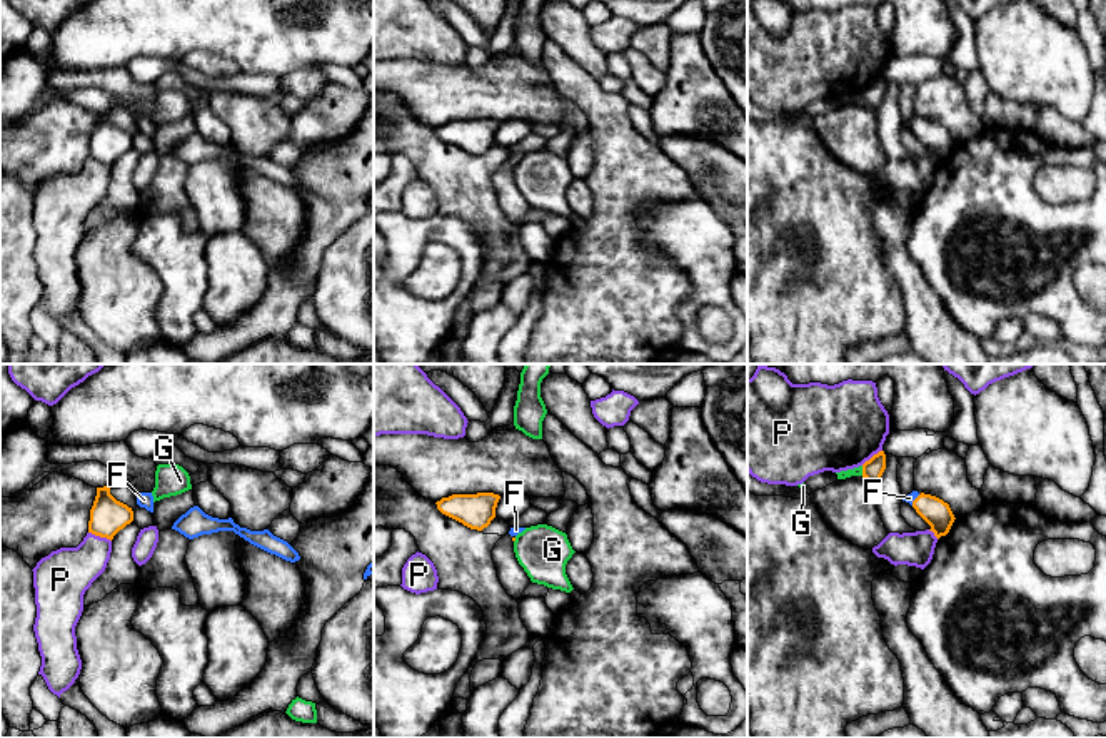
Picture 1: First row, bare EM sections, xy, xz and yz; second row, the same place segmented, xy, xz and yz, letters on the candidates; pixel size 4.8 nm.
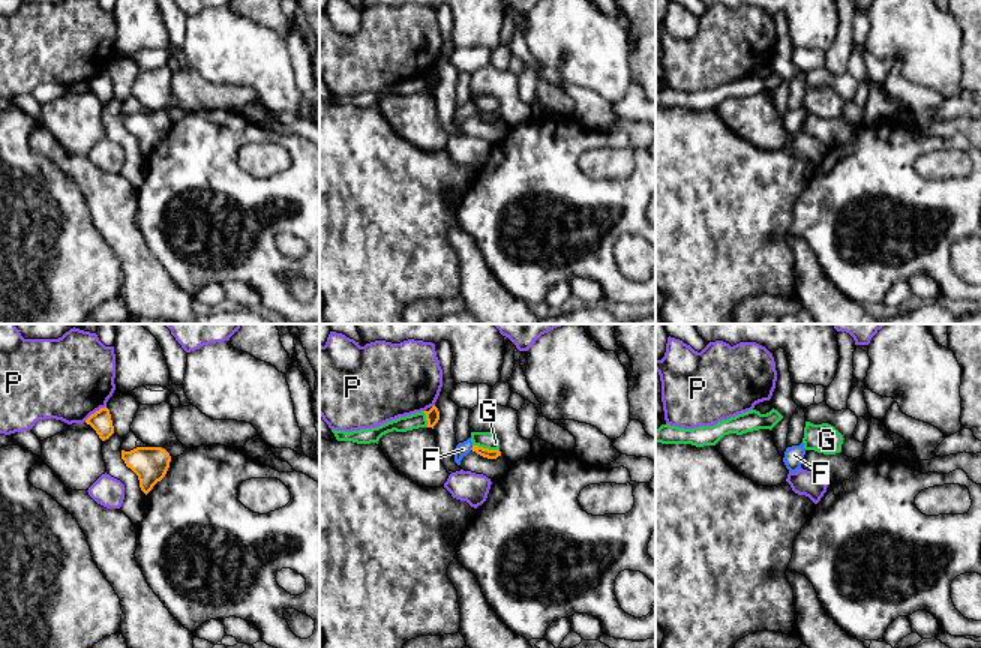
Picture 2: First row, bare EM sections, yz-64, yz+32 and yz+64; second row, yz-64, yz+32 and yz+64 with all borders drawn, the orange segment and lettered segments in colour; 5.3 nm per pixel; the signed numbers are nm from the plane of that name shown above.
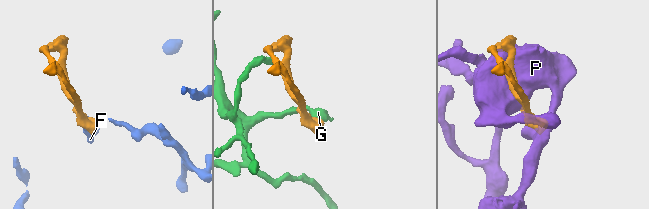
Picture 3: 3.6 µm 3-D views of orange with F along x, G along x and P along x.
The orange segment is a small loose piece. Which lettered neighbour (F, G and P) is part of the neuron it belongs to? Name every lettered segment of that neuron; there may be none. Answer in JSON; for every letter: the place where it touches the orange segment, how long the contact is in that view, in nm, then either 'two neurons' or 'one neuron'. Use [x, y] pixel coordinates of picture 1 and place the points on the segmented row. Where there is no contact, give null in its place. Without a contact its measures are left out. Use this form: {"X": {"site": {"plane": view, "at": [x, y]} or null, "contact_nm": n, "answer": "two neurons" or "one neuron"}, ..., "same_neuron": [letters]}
{"F": {"site": {"plane": "yz", "at": [914, 500]}, "contact_nm": 70, "answer": "one neuron"}, "G": {"site": {"plane": "yz", "at": [863, 471]}, "contact_nm": 50, "answer": "two neurons"}, "P": {"site": {"plane": "xy", "at": [100, 536]}, "contact_nm": 120, "answer": "two neurons"}, "same_neuron": ["F"]}

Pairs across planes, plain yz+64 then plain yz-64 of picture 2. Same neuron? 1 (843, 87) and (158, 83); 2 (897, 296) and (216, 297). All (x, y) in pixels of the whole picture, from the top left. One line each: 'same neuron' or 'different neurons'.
1: same neuron
2: same neuron

